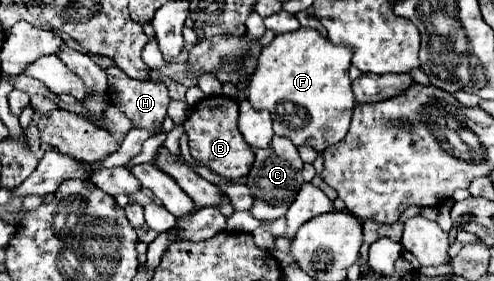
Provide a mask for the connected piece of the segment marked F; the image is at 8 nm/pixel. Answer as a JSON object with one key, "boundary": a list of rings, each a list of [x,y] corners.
{"boundary":[[[315,29],[279,33],[261,49],[257,67],[249,81],[249,103],[253,109],[267,109],[273,115],[275,135],[287,137],[293,145],[309,145],[319,153],[339,143],[349,129],[355,99],[351,95],[351,51],[333,45]]]}

